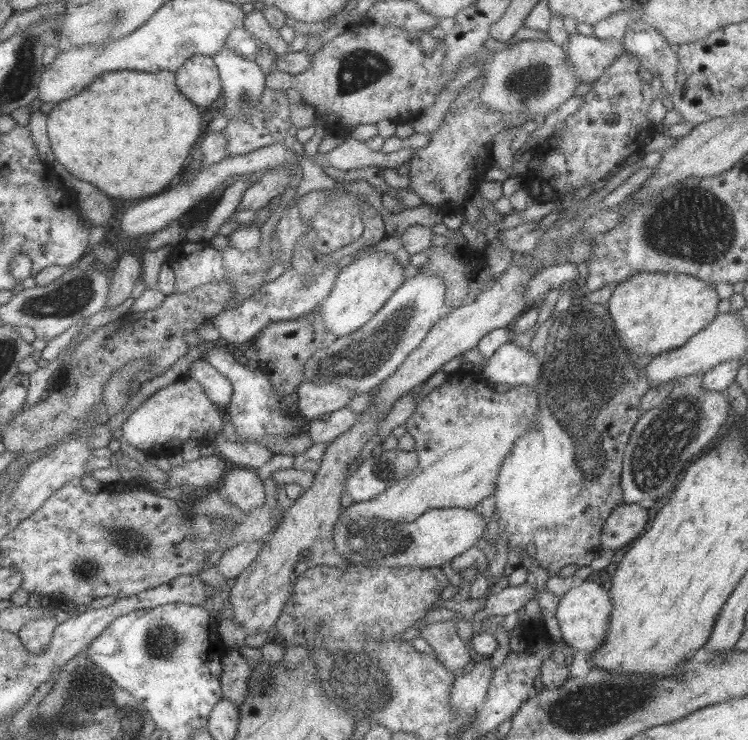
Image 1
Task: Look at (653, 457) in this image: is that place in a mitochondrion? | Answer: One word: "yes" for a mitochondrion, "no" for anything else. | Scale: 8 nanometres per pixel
yes

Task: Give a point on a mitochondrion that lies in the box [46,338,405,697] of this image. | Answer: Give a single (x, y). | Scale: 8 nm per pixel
(162, 641)

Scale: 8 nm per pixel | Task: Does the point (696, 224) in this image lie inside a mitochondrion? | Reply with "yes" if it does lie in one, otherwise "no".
yes

